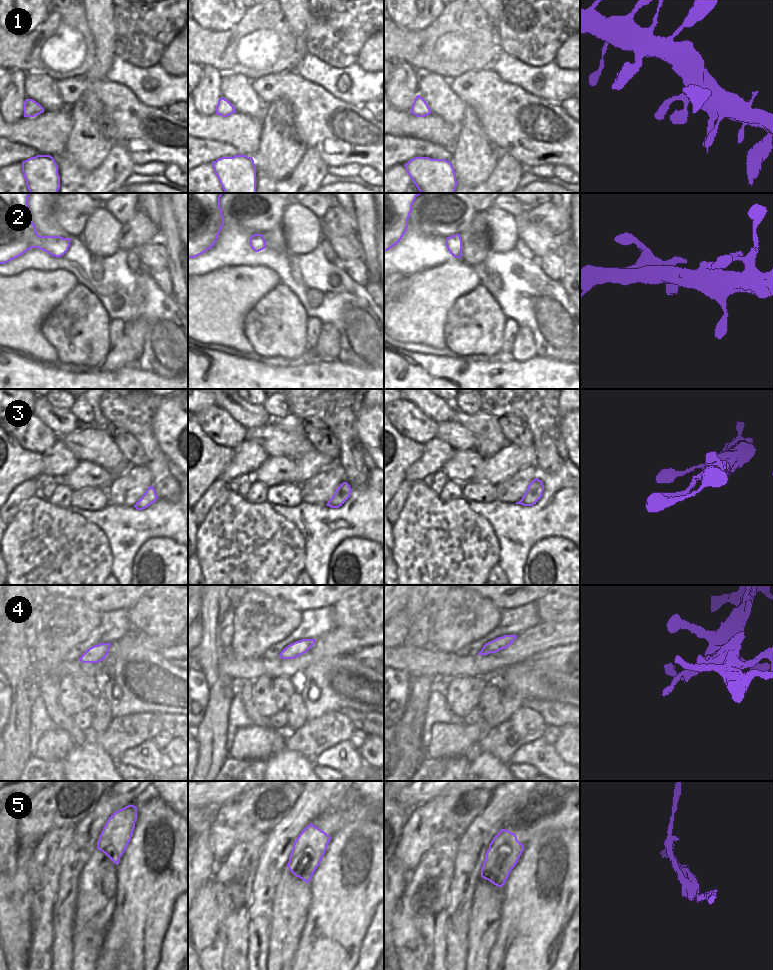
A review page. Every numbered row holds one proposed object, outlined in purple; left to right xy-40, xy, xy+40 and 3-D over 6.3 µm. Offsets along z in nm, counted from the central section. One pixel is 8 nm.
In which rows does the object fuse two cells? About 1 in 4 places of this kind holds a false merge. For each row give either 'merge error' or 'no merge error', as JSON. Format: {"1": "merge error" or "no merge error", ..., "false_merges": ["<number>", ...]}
{"1": "no merge error", "2": "no merge error", "3": "no merge error", "4": "no merge error", "5": "merge error", "false_merges": ["5"]}

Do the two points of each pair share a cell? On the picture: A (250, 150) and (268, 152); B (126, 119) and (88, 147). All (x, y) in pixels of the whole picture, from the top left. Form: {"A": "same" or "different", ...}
{"A": "different", "B": "different"}

